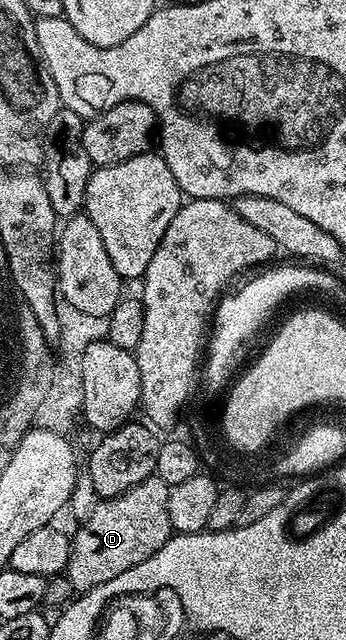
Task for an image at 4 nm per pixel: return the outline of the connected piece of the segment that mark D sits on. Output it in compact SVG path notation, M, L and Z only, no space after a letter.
M152 475L150 478L138 482L138 486L130 486L130 490L126 490L122 494L95 501L97 504L93 506L92 513L88 516L88 525L78 529L76 536L74 532L71 537L72 549L66 575L76 594L89 592L94 586L102 586L102 582L110 582L110 578L115 578L117 574L130 570L130 566L138 566L138 562L146 562L146 558L150 558L150 554L162 550L164 543L174 534L170 514L166 510L168 489L168 484L162 482L162 478Z

